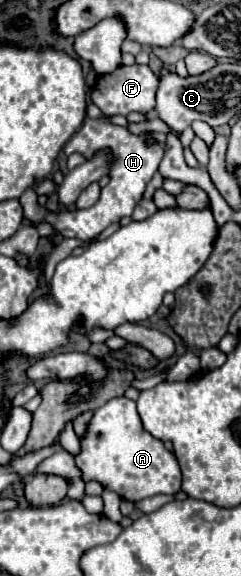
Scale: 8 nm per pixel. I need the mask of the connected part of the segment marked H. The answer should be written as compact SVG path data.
M107 117L101 119L85 119L81 129L69 139L65 145L65 153L81 153L85 159L91 159L97 151L111 151L111 163L109 163L109 183L101 189L99 201L89 209L65 209L61 213L47 213L47 221L55 229L63 233L63 237L75 237L81 241L89 241L97 237L105 227L111 223L117 223L121 217L127 217L133 213L135 205L141 201L147 183L157 173L161 157L165 155L165 149L161 145L149 145L143 135L135 135L125 127L113 125L107 121Z

